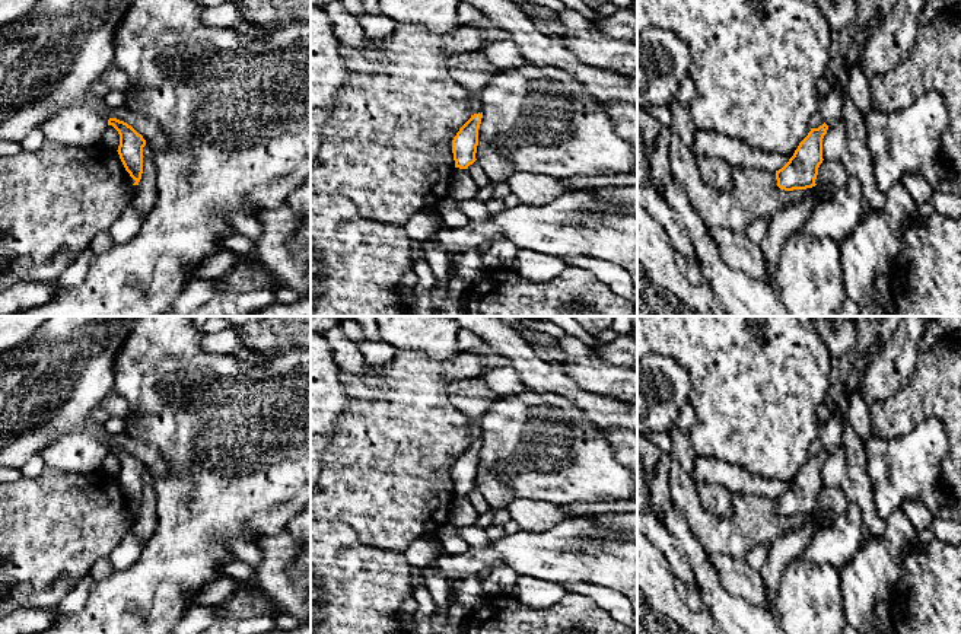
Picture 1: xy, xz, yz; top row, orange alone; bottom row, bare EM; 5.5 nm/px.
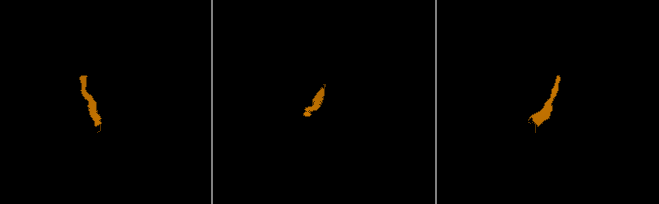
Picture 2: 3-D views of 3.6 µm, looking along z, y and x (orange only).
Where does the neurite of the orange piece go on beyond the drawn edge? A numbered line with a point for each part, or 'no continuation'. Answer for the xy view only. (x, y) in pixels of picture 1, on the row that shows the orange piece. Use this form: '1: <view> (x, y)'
no continuation

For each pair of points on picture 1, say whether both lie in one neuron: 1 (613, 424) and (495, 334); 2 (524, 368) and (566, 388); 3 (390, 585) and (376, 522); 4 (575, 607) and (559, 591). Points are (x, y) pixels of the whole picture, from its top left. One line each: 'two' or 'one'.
1: one
2: one
3: two
4: two

